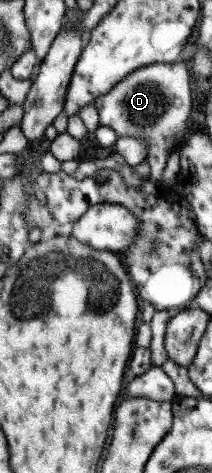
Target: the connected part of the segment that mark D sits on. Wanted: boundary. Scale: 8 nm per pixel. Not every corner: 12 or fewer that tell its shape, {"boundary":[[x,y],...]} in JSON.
{"boundary":[[150,64],[93,106],[116,138],[147,144],[160,182],[189,126],[185,64]]}

